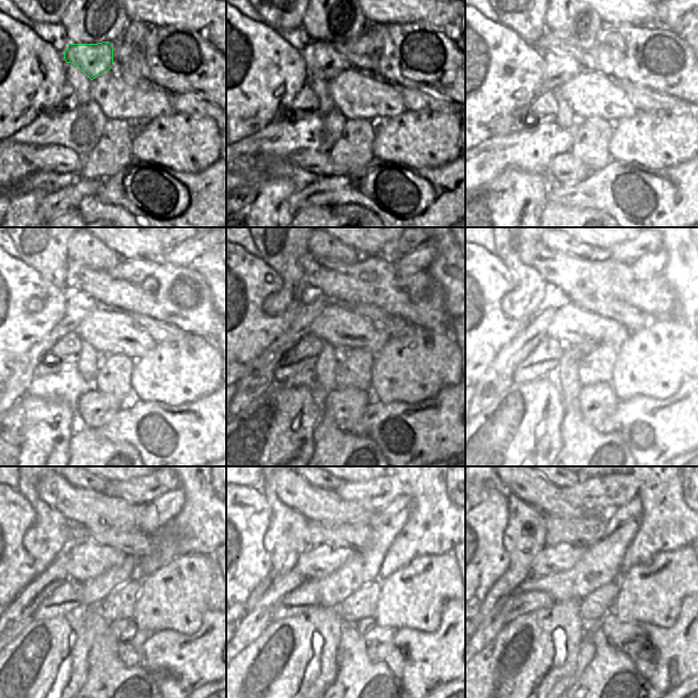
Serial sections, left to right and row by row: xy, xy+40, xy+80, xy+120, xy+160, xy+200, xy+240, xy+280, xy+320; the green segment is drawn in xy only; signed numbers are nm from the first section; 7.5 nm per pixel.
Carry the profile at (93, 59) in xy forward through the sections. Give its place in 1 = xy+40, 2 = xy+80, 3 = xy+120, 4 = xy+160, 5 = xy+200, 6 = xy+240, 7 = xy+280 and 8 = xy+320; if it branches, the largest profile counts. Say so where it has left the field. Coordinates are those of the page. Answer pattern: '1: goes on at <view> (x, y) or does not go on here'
1: goes on at xy+40 (322, 62)
2: goes on at xy+80 (558, 68)
3: goes on at xy+120 (79, 304)
4: goes on at xy+160 (259, 378)
5: goes on at xy+200 (497, 378)
6: goes on at xy+240 (19, 614)
7: goes on at xy+280 (253, 622)
8: goes on at xy+320 (487, 630)

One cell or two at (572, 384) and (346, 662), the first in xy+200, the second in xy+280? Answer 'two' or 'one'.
one

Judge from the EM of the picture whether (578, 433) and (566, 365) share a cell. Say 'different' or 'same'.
same

